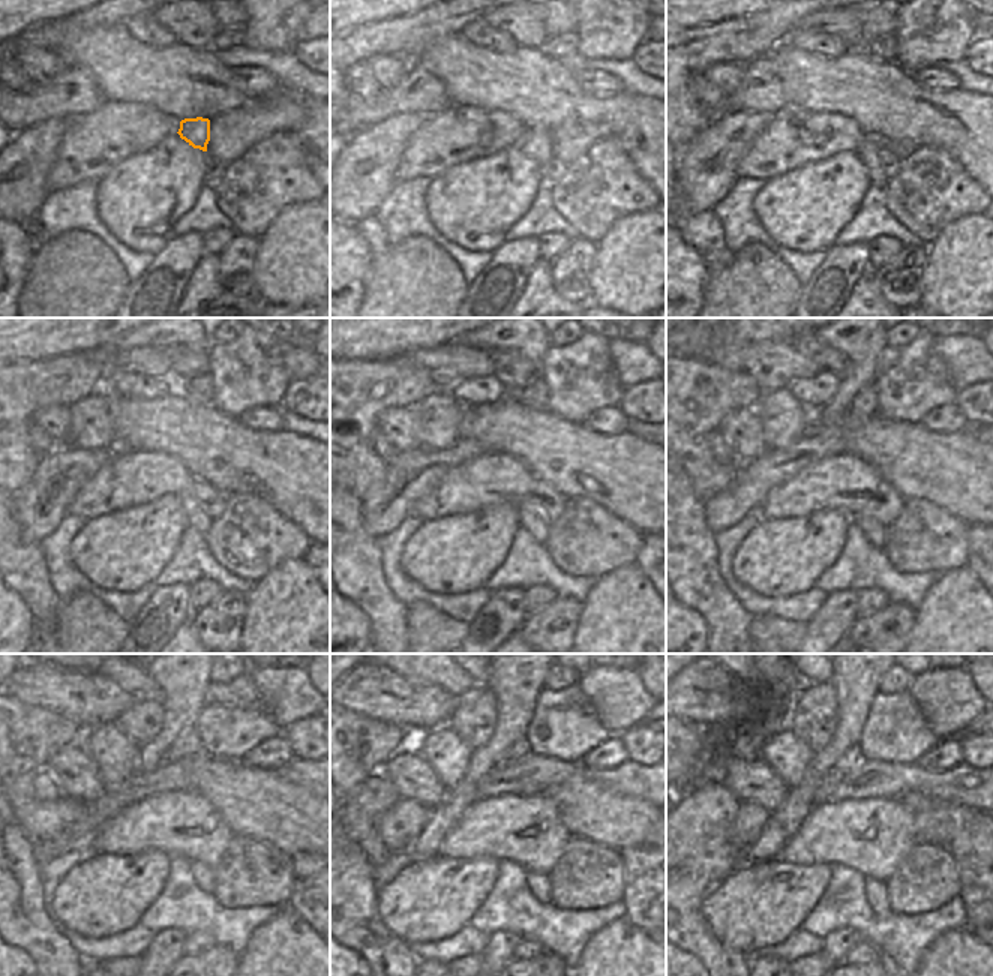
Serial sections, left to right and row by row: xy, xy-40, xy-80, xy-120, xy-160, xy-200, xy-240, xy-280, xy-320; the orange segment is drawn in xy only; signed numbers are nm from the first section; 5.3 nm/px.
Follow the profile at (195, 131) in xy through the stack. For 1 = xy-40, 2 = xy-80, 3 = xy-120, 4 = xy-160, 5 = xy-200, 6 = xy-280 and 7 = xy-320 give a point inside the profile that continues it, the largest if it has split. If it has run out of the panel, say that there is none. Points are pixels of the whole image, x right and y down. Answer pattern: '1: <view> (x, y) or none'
1: xy-40 (536, 144)
2: xy-80 (869, 149)
3: xy-120 (197, 517)
4: xy-160 (530, 516)
5: xy-200 (875, 532)
6: xy-280 (539, 885)
7: xy-320 (876, 891)

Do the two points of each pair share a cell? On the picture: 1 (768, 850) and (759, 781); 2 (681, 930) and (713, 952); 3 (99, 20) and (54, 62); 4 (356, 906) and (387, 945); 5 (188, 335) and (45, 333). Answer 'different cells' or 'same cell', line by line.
1: different cells
2: same cell
3: different cells
4: same cell
5: different cells

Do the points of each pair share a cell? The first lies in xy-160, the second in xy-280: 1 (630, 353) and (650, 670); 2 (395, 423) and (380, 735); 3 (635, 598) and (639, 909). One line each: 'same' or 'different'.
1: different
2: different
3: different

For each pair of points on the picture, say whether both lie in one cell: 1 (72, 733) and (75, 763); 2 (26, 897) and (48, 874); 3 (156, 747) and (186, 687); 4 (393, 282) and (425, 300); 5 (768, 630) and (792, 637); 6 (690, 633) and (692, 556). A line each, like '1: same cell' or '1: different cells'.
1: different cells
2: different cells
3: same cell
4: same cell
5: same cell
6: different cells

